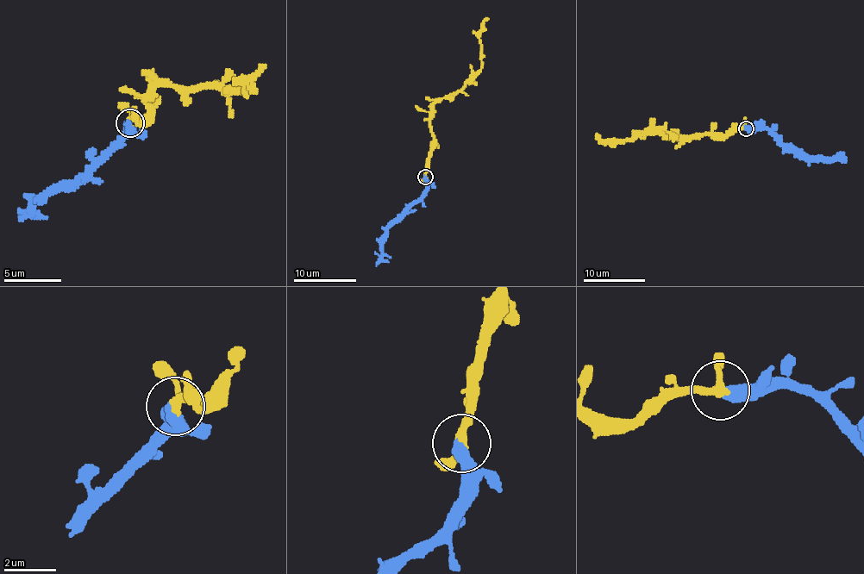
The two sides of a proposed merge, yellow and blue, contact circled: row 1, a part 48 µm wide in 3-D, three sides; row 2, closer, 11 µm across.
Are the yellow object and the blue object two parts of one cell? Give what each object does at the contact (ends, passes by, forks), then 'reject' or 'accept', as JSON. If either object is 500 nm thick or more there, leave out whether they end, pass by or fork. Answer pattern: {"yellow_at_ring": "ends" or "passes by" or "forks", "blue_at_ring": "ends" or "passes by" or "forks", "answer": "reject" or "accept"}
{"yellow_at_ring": "passes by", "blue_at_ring": "ends", "answer": "accept"}

